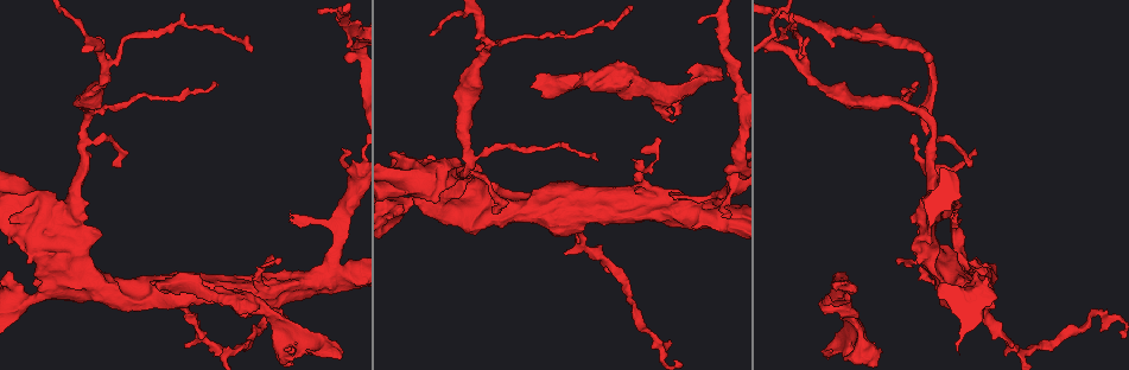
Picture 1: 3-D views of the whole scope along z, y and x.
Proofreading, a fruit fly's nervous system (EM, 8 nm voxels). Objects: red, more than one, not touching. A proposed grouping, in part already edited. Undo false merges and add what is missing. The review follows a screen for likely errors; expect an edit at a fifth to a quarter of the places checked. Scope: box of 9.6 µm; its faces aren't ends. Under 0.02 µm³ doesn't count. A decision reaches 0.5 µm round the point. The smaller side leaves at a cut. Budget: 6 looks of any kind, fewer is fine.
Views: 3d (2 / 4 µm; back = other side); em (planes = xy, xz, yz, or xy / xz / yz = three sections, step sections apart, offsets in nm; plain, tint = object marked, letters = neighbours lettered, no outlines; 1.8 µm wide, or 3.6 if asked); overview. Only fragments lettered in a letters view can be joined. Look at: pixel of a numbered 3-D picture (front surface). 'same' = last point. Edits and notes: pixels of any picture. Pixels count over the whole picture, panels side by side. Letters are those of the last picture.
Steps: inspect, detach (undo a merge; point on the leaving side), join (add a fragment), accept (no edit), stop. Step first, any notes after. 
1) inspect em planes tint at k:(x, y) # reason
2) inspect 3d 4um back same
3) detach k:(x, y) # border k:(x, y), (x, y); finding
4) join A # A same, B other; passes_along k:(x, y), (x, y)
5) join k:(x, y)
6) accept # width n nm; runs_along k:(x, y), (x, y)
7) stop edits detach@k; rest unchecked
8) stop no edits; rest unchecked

inspect em planes tint at 1:(846, 298) # side arm on a straight run

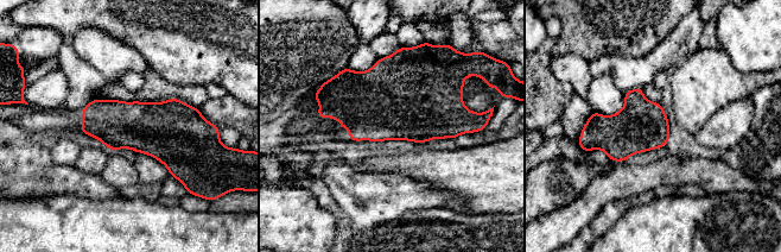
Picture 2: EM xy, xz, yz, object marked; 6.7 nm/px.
inspect em planes letters same # see the neighbours

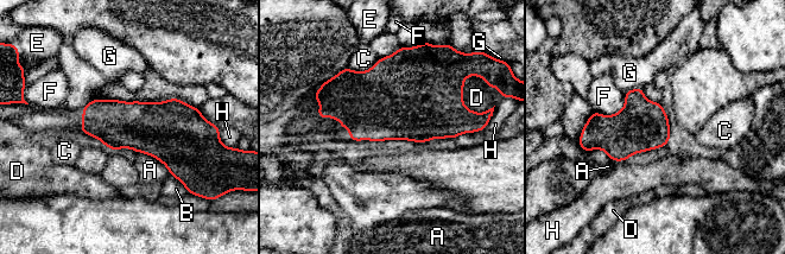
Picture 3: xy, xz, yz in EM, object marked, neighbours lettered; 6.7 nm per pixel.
accept # A other, B other, C other, D other, E other, F other, G other, H other; border 3:(627, 159), (620, 162); continuous, no second neuron

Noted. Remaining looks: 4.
inspect 3d 2um at 1:(879, 348) # free end

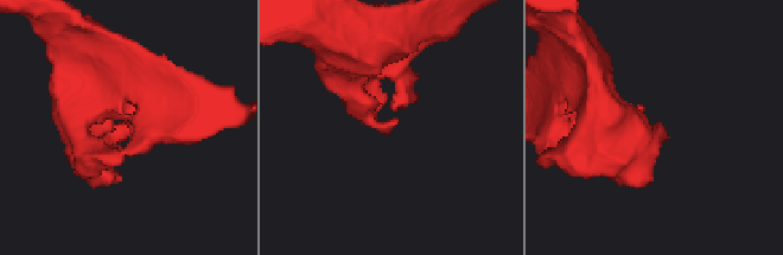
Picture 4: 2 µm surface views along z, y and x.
inspect em planes letters at 4:(655, 130) # need the tissue

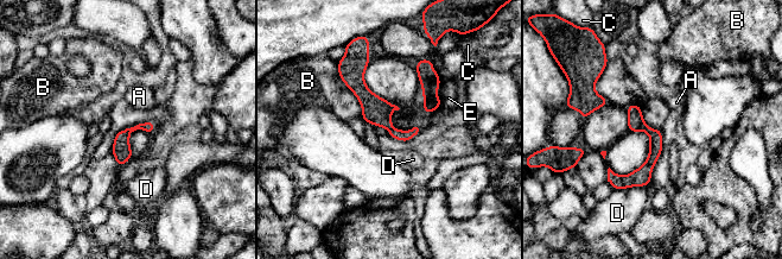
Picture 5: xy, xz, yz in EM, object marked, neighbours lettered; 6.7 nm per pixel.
accept # A other, B other, C other, D other, E other; border 5:(337, 65), (361, 117); no lettered fragment goes on from it

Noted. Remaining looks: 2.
inspect 3d 2um at 1:(911, 249) # free end

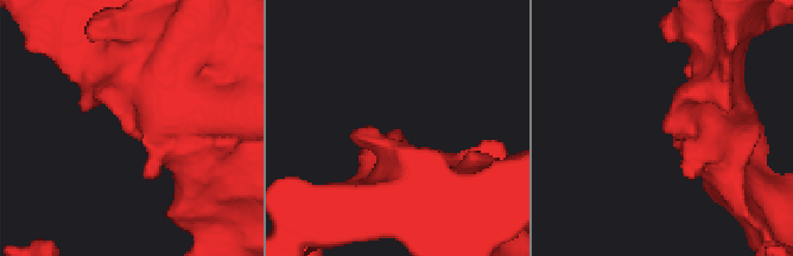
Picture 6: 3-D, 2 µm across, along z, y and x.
inspect em planes letters at 6:(127, 135) # now the EM

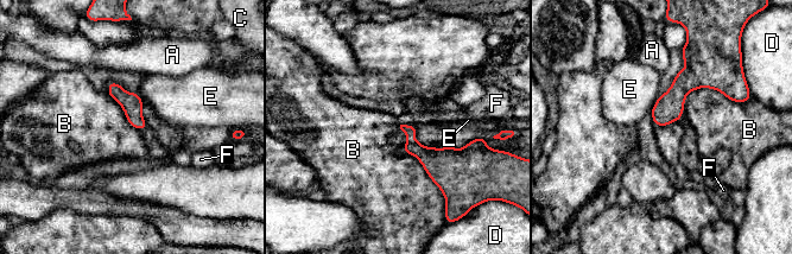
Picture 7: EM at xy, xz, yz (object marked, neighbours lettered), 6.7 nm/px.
accept # A other, B other, C other, D other, E other, F other; none of them fits

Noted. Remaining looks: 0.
stop no edits; rest unchecked

